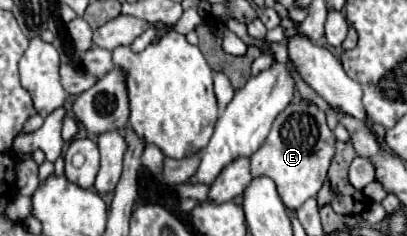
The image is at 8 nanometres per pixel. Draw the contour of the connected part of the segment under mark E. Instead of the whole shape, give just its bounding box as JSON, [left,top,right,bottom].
[250,101,336,209]

